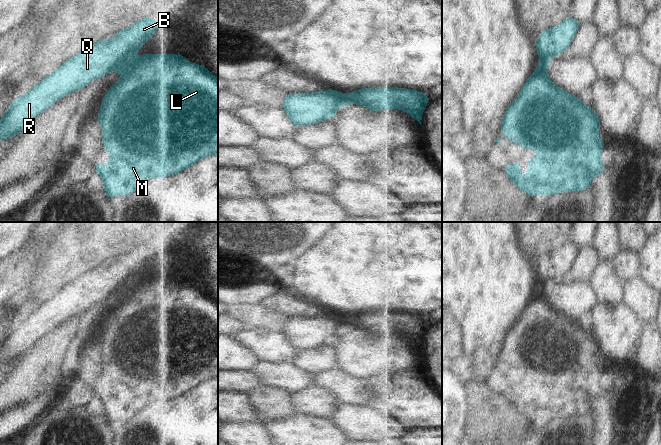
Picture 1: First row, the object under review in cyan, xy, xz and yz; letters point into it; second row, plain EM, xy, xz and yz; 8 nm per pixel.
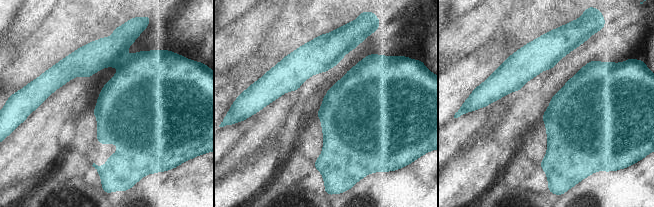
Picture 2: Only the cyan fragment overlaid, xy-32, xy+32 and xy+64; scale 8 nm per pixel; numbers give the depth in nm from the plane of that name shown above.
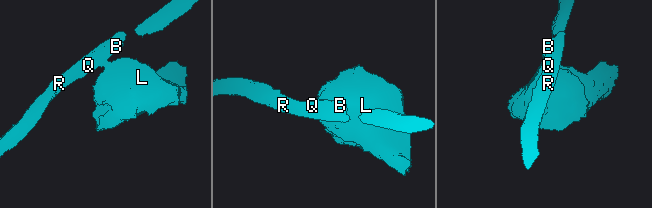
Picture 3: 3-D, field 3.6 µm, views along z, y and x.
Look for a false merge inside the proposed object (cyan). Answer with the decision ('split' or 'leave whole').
split

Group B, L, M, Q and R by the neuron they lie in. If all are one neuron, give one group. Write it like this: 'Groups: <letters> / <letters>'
Groups: B Q R / L M

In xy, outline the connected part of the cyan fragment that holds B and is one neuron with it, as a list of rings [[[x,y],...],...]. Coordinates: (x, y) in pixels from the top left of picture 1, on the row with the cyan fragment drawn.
[[[142,18],[128,28],[118,30],[113,39],[100,40],[92,46],[82,50],[69,60],[66,60],[59,68],[46,76],[25,95],[17,96],[15,98],[5,114],[1,117],[0,139],[10,139],[15,137],[21,130],[28,127],[33,119],[40,113],[67,94],[84,88],[89,82],[104,77],[107,72],[119,72],[119,69],[125,66],[126,60],[132,57],[140,48],[142,48],[143,44],[155,34],[157,25],[158,23],[153,18]]]

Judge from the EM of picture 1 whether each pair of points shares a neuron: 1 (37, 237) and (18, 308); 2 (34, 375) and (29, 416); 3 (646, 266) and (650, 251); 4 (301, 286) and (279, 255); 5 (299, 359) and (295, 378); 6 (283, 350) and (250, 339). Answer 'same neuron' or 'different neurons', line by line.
1: different neurons
2: different neurons
3: same neuron
4: different neurons
5: different neurons
6: same neuron

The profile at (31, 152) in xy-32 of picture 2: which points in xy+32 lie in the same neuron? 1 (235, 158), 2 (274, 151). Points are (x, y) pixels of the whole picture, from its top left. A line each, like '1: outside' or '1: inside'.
1: inside
2: outside

